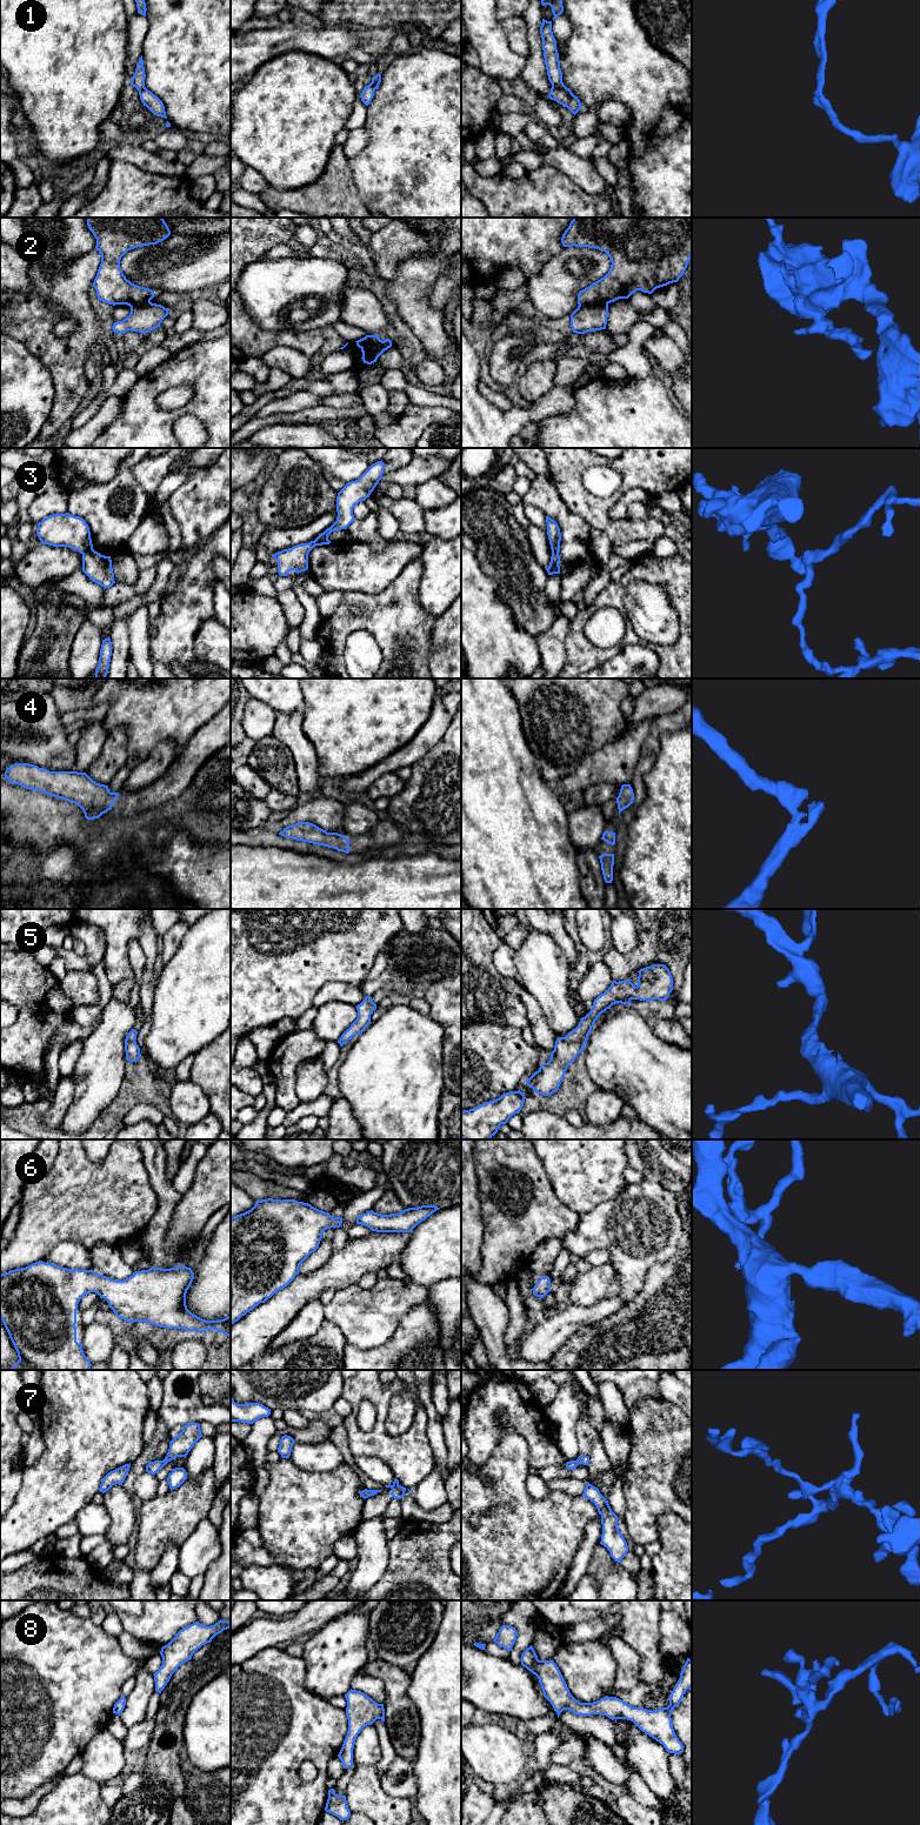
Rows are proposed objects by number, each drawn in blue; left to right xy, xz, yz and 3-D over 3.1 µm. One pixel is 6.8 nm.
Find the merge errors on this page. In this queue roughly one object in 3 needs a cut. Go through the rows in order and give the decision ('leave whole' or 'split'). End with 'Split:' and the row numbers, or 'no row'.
1: split
2: split
3: split
4: leave whole
5: leave whole
6: leave whole
7: split
8: leave whole
Split: 1, 2, 3, 7

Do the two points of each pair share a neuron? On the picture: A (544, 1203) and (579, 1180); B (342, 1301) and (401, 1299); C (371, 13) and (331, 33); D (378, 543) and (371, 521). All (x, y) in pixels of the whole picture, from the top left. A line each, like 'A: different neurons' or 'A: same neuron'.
A: different neurons
B: same neuron
C: different neurons
D: same neuron

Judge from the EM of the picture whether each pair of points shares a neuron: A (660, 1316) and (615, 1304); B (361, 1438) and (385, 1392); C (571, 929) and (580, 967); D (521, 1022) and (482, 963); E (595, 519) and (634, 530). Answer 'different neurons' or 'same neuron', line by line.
A: different neurons
B: same neuron
C: same neuron
D: same neuron
E: same neuron

